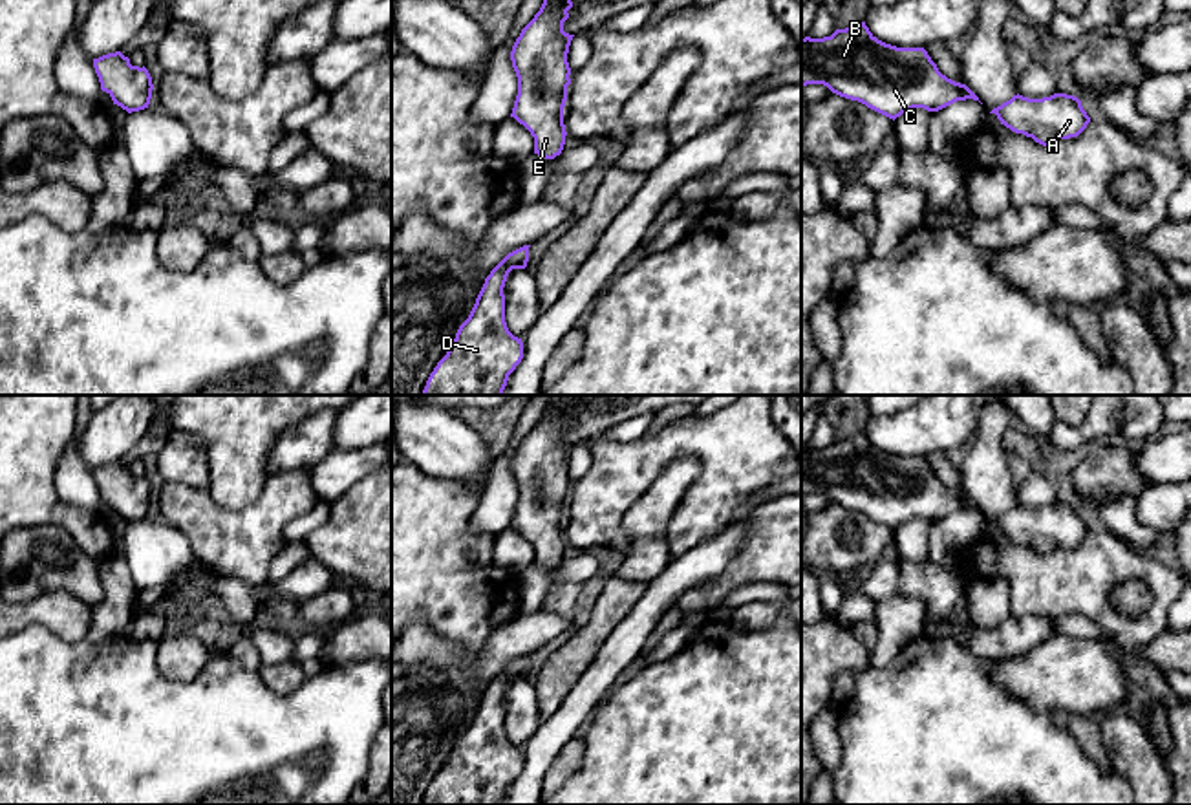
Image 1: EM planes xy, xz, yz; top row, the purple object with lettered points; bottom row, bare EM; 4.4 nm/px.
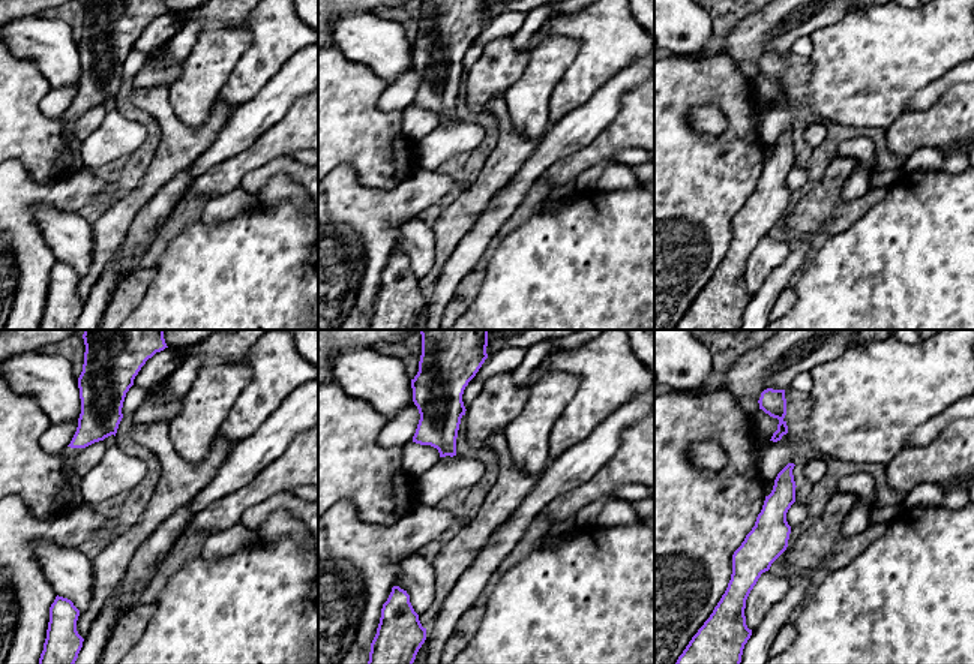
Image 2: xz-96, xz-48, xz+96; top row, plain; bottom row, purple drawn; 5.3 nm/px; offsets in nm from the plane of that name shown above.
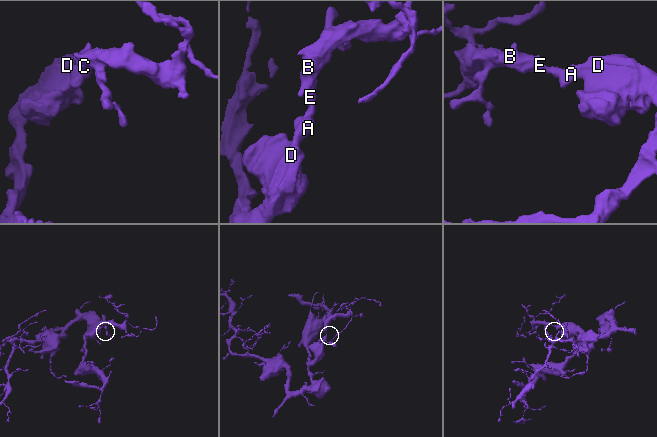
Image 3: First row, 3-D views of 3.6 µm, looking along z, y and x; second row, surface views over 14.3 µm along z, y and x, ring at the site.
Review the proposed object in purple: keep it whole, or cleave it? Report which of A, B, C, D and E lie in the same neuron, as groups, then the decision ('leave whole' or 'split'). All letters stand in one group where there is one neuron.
groups A B C D E; leave whole

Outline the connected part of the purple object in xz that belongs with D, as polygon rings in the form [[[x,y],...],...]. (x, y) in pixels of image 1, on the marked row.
[[[529,247],[509,252],[485,278],[468,318],[421,395],[503,395],[509,375],[523,359],[523,342],[505,322],[503,287],[512,269],[525,269]]]

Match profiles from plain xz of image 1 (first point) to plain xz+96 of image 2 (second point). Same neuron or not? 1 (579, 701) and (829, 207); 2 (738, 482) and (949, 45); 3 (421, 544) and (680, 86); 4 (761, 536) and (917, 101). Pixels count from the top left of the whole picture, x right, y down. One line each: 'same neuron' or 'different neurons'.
1: different neurons
2: same neuron
3: same neuron
4: different neurons

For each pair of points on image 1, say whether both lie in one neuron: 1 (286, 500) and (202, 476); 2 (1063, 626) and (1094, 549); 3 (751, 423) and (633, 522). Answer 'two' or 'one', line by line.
1: two
2: two
3: two

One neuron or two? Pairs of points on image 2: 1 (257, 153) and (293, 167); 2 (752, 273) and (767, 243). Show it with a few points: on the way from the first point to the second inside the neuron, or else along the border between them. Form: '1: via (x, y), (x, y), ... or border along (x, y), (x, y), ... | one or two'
1: border along (290, 155), (273, 158), (251, 170), (242, 179) | two
2: via (760, 266), (767, 257), (767, 251) | one

